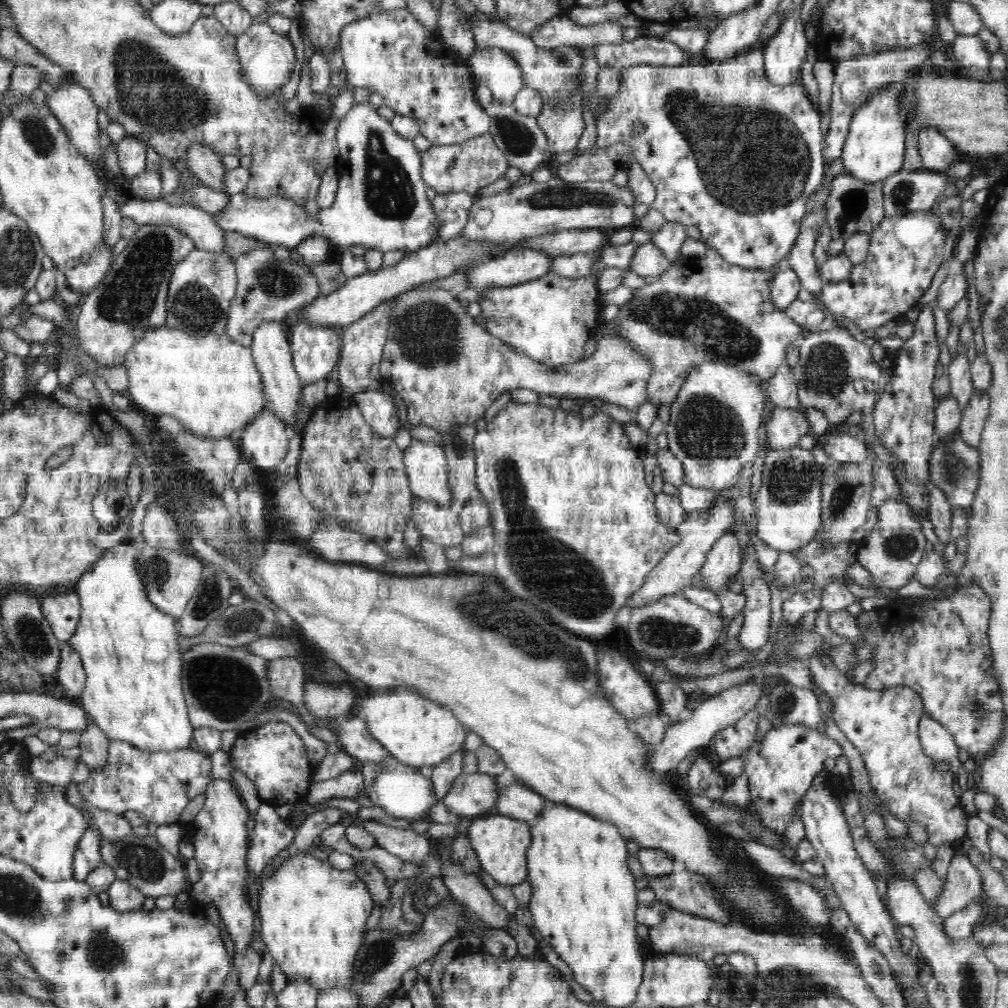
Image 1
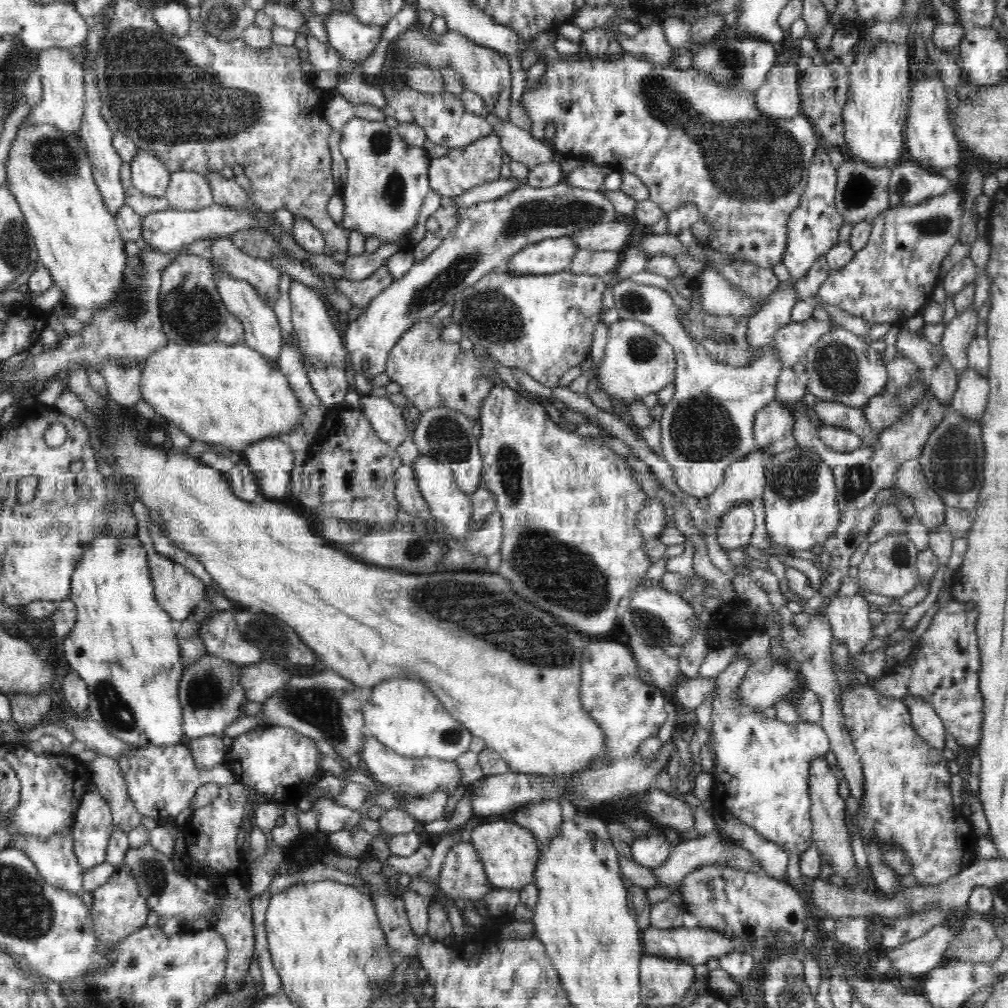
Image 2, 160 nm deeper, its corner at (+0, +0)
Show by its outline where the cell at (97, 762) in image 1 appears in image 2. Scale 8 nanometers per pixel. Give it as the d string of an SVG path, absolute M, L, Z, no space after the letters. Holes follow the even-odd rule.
M97 754L97 757L91 763L85 763L85 766L88 767L91 782L98 787L100 796L111 809L115 828L127 832L140 825L142 816L128 797L126 779L118 761Z

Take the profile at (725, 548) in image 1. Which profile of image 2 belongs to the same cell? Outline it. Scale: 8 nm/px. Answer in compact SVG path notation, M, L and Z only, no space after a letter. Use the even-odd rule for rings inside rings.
M740 501L722 516L722 524L717 528L718 543L724 550L737 550L751 544L754 532L755 503Z

